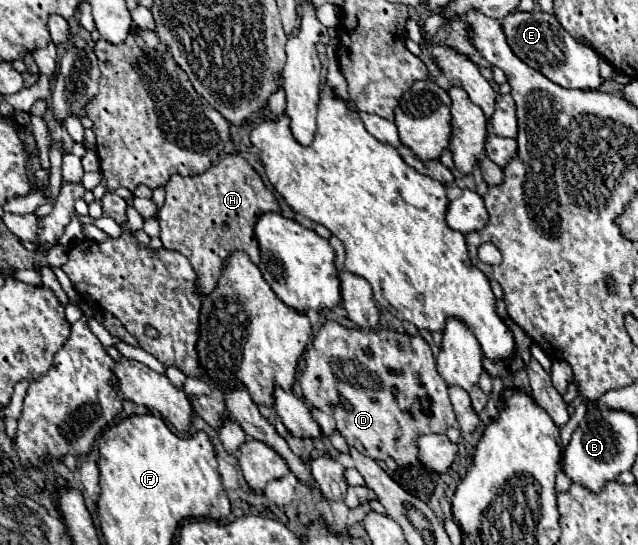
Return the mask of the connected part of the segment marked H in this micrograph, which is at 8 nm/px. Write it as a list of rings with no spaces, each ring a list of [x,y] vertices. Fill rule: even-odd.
[[[227,154],[203,174],[171,176],[165,192],[165,204],[159,212],[159,238],[165,250],[177,250],[191,262],[197,274],[195,288],[199,296],[213,292],[223,266],[233,252],[247,252],[255,264],[261,262],[253,232],[257,216],[265,212],[281,212],[281,208],[273,192],[263,184],[261,176],[245,158]]]

